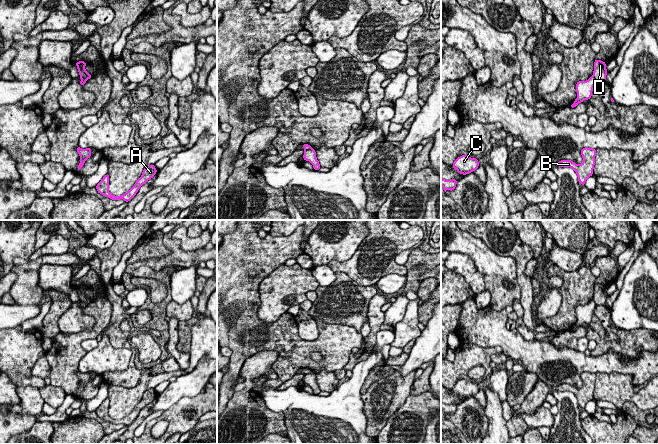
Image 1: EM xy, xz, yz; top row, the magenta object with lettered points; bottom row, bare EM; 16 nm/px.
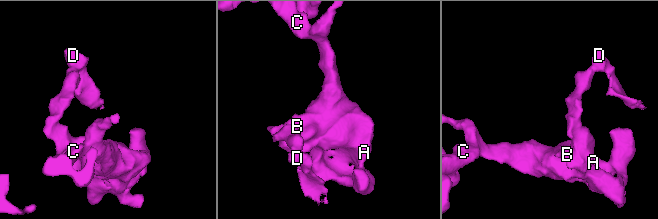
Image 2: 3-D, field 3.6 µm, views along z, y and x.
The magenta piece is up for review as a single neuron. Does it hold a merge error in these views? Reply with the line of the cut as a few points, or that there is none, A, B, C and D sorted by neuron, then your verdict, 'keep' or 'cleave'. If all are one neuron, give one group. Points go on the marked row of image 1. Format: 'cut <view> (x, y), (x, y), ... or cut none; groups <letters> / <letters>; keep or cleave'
cut yz (592, 76), (596, 81); groups A B C / D; cleave

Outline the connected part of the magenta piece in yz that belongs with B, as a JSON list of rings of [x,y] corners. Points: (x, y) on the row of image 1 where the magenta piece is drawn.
[[[585,147],[581,149],[581,155],[583,160],[580,165],[571,160],[560,160],[556,165],[562,168],[572,168],[577,174],[578,182],[581,185],[585,185],[586,180],[593,175],[596,149]]]

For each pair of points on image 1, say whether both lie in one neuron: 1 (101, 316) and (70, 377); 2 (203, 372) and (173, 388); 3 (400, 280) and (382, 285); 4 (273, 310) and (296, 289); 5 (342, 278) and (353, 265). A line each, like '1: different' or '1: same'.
1: same
2: same
3: same
4: same
5: different

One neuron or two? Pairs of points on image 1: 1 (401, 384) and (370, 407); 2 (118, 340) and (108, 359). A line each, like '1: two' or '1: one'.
1: one
2: two

